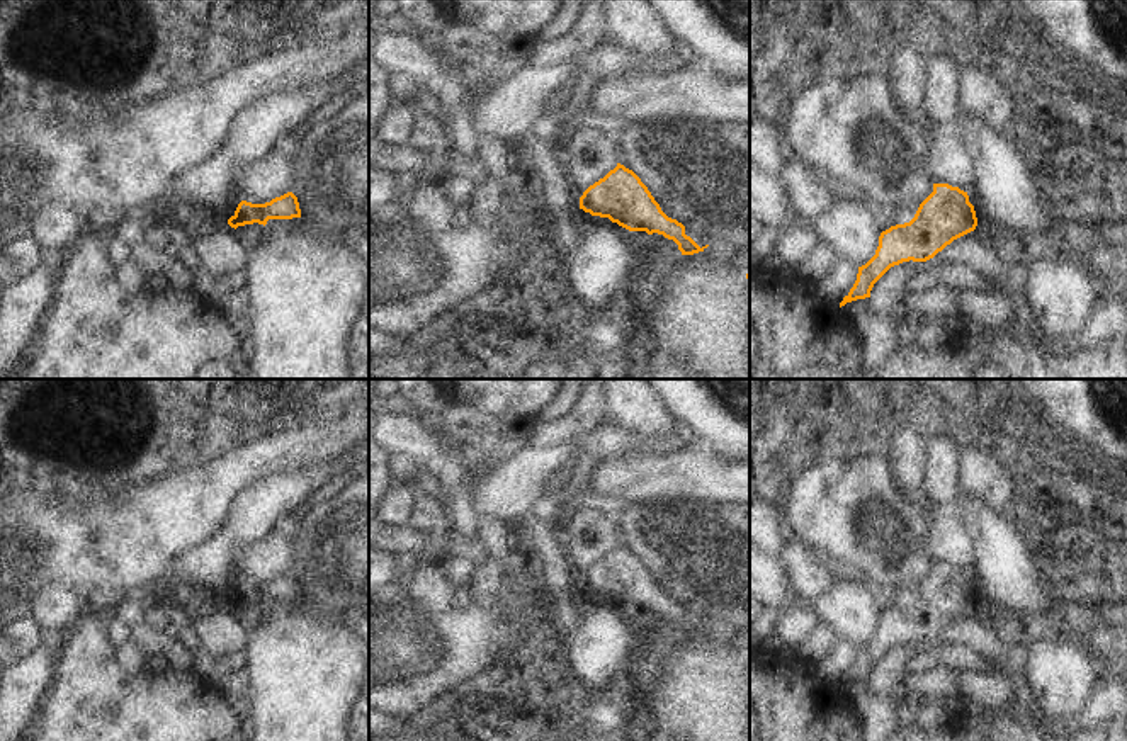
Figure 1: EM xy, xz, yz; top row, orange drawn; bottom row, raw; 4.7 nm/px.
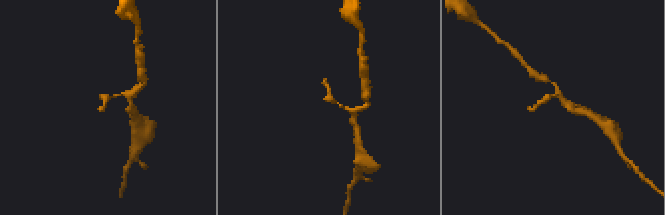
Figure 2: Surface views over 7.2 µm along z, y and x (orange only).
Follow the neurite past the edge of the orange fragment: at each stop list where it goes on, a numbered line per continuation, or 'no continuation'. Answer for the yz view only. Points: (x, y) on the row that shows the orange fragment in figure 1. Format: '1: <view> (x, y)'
no continuation

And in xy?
no continuation

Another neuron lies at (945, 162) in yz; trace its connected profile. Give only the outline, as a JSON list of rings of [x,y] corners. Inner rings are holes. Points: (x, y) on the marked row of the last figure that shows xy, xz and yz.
[[[932,133],[926,141],[925,170],[935,184],[949,184],[971,192],[976,184],[974,165],[959,134]]]

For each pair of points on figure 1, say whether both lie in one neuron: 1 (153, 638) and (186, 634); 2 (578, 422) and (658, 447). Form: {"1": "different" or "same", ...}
{"1": "different", "2": "different"}

